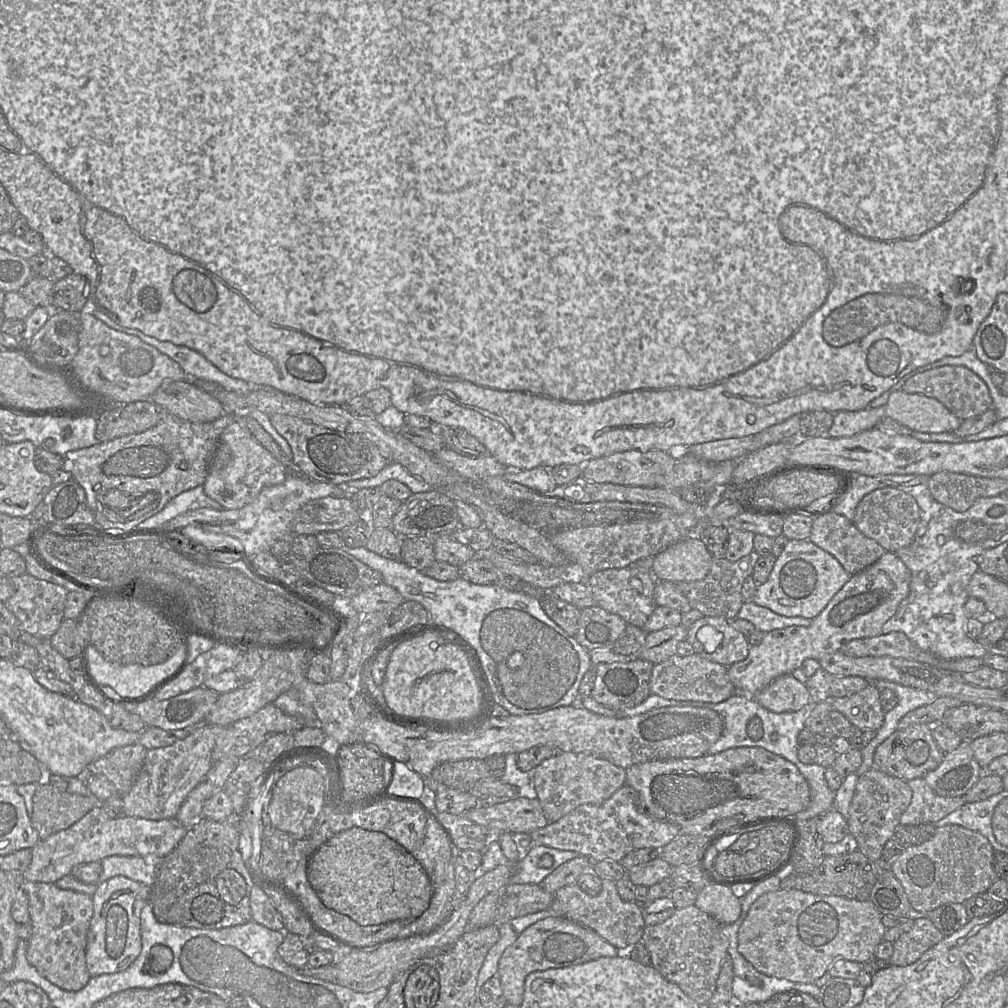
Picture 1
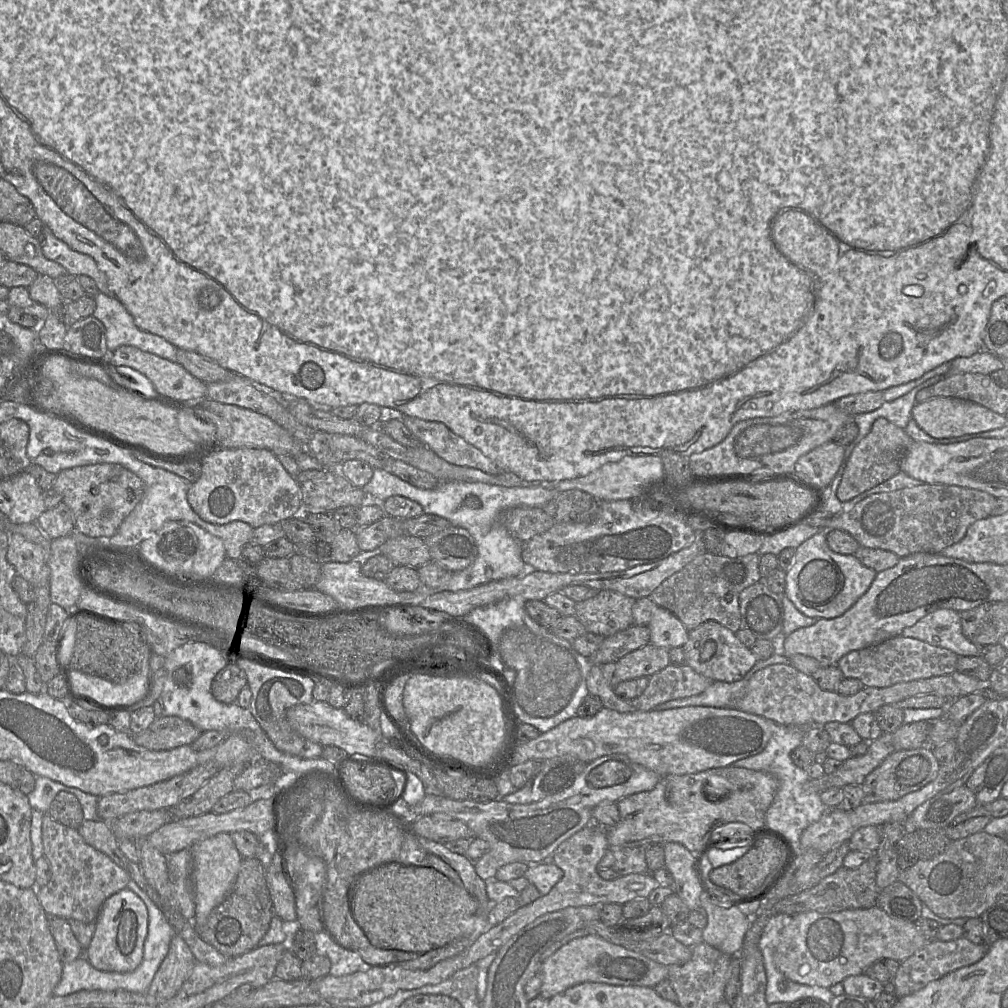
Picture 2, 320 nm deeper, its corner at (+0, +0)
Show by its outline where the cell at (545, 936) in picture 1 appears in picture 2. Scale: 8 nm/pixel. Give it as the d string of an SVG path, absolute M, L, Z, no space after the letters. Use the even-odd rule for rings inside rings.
M587 935L571 940L544 960L539 973L542 979L539 996L550 999L585 982L653 988L660 981L667 979L668 968L597 935Z

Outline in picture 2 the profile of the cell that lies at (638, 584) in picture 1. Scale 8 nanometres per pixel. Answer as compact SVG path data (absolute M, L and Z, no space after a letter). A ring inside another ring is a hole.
M599 590L589 599L576 602L575 616L586 632L609 637L633 625L635 599L612 590Z

